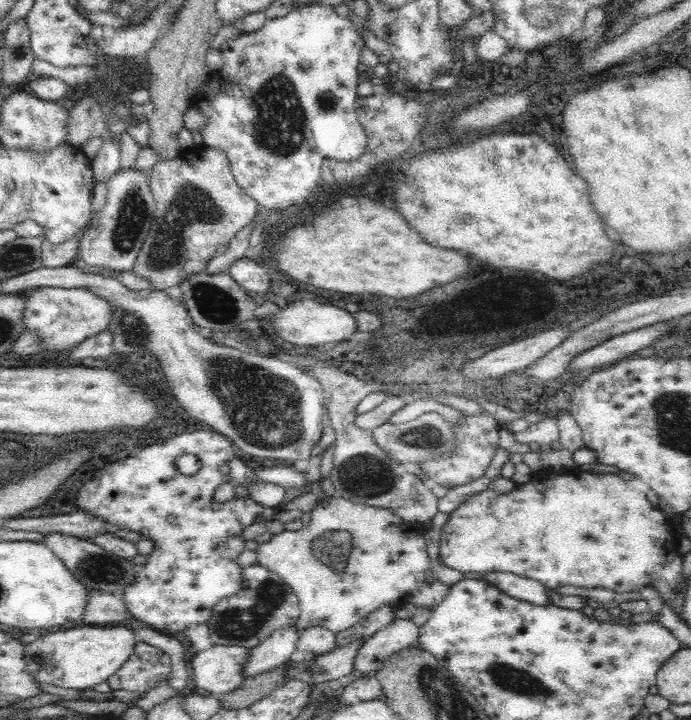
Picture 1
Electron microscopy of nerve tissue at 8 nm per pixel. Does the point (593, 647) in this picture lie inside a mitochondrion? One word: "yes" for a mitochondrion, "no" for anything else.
no

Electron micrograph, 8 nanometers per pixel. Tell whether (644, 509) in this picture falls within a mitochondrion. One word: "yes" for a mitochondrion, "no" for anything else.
no

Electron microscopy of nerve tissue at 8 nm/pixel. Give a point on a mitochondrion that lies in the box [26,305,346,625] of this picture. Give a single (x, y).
(271, 412)

